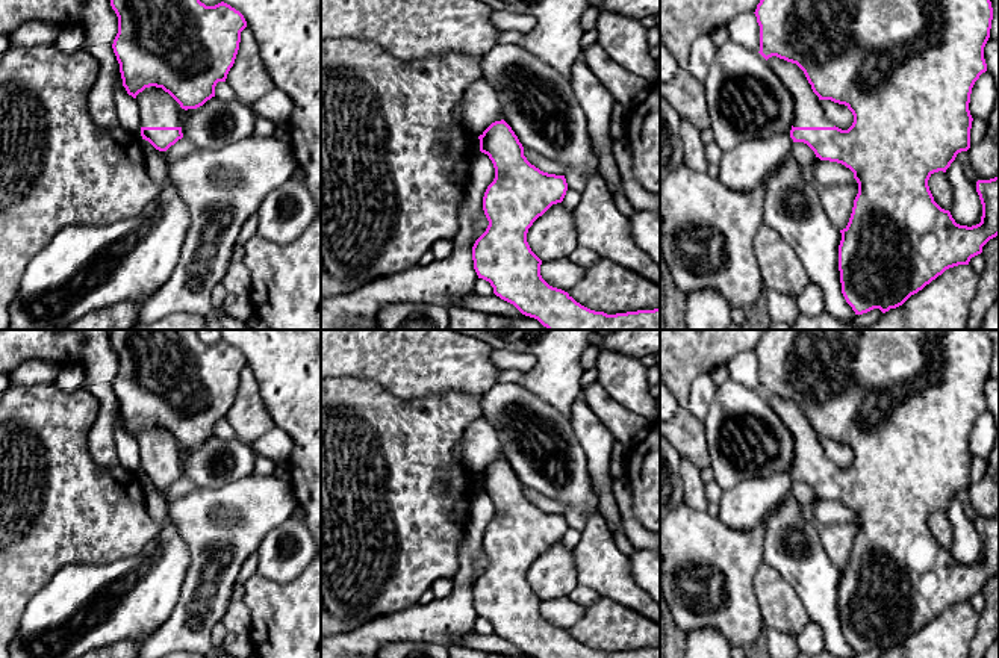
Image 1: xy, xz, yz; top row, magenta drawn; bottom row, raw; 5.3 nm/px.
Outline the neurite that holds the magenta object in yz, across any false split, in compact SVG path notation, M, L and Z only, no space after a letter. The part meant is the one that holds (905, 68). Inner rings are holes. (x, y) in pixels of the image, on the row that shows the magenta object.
M760 0L755 9L760 26L760 54L787 86L793 97L795 115L790 138L793 142L807 144L820 160L845 165L854 172L858 194L854 200L848 225L840 230L839 271L842 293L855 315L879 309L882 313L902 306L911 295L941 275L946 269L969 265L970 259L982 253L982 247L999 234L999 177L978 180L976 192L982 204L981 222L972 227L955 222L949 210L941 209L929 191L928 180L934 172L951 166L957 154L970 148L972 115L969 110L970 94L975 82L987 71L984 47L990 38L993 8L990 0ZM831 100L845 104L854 115L848 130L836 127L823 113L820 101Z

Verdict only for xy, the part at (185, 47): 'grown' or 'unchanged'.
grown

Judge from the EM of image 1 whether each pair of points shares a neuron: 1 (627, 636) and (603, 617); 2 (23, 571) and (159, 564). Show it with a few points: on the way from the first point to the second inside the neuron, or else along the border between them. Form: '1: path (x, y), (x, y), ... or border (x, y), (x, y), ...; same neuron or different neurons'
1: path (621, 630), (609, 623); same neuron
2: border (96, 563), (68, 563), (35, 593); different neurons

